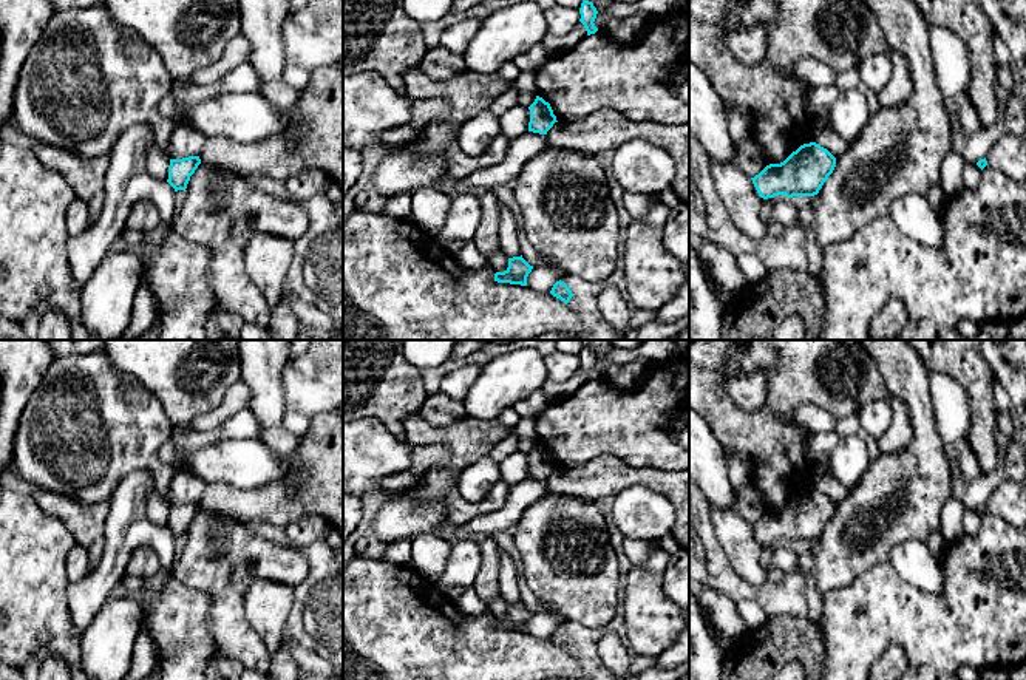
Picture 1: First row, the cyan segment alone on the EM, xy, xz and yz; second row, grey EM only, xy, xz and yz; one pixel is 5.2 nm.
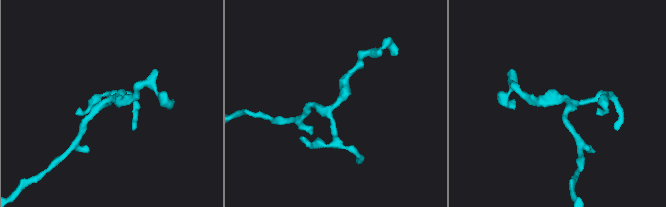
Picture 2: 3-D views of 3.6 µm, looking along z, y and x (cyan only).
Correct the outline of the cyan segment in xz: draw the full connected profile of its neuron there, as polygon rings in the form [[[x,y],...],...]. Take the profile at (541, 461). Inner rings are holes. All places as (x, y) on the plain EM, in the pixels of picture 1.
[[[536,442],[535,448],[528,453],[528,456],[528,478],[547,481],[553,470],[558,468],[550,450],[539,442]]]

